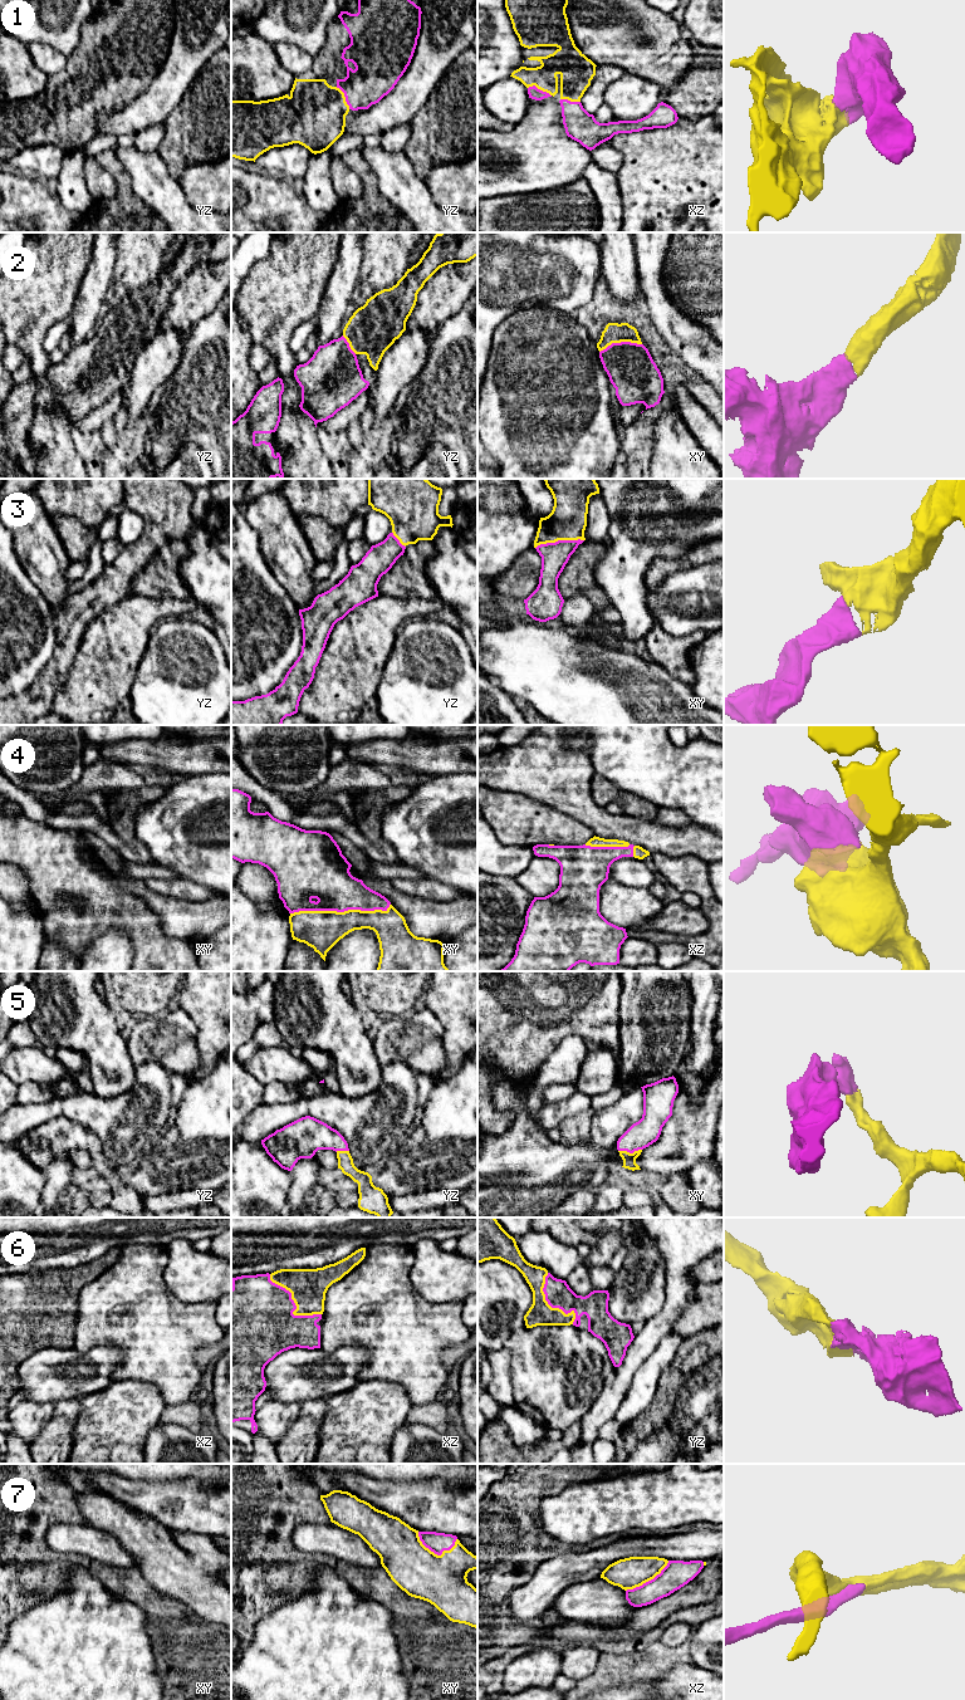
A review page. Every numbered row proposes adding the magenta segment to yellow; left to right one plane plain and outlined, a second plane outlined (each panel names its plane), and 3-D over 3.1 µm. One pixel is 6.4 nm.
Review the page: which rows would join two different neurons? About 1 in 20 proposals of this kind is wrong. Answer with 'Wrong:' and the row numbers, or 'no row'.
Wrong: no row

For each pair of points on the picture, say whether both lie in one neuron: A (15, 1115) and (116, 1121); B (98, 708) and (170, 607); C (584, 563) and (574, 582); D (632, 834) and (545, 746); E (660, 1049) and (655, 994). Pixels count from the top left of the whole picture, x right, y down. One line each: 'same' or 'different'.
A: same
B: same
C: same
D: same
E: same

